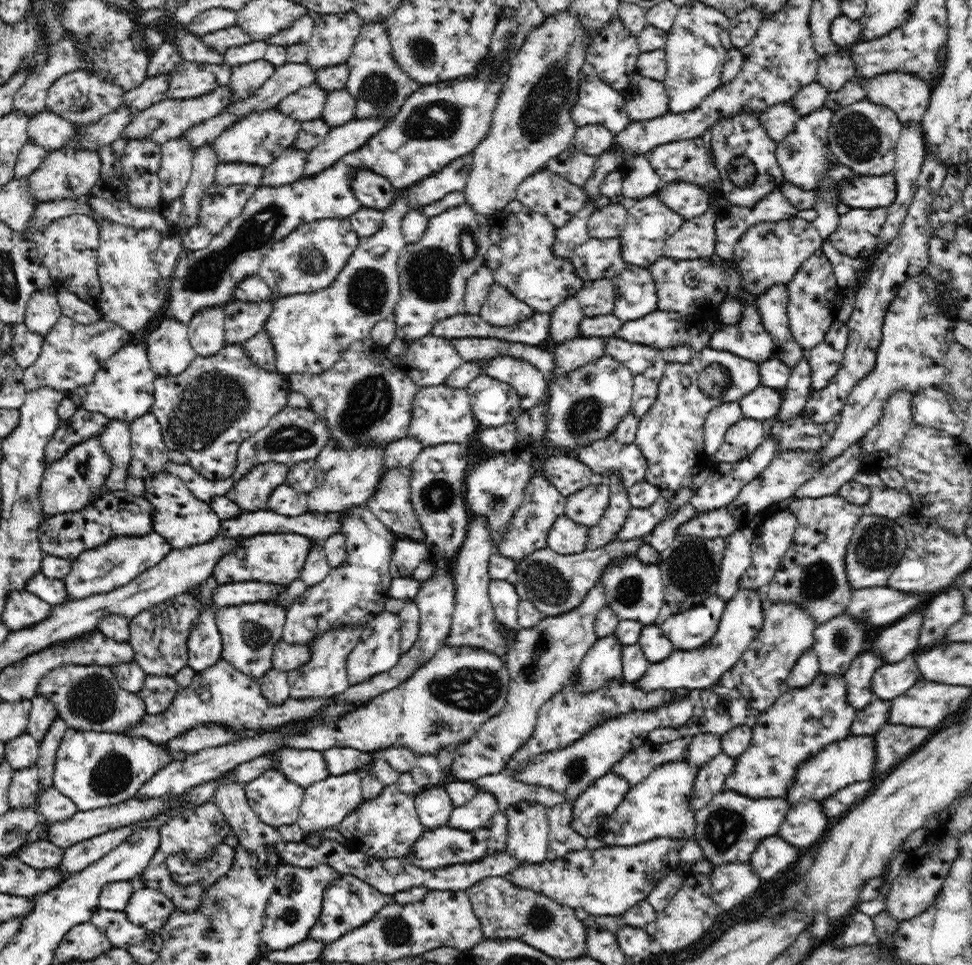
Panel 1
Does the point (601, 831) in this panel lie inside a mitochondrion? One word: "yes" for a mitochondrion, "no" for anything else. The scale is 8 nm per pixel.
no

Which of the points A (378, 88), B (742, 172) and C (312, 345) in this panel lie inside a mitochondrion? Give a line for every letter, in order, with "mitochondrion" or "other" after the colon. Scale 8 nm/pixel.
A: mitochondrion
B: mitochondrion
C: other

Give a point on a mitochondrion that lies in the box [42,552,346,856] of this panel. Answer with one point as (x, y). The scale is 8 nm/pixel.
(92, 698)

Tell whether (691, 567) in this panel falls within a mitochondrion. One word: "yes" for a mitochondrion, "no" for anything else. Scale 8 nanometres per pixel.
yes

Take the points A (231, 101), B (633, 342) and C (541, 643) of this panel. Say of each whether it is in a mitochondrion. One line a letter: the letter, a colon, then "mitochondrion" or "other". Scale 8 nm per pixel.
A: other
B: other
C: mitochondrion

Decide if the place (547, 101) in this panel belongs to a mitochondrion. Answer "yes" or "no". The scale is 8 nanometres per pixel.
yes

